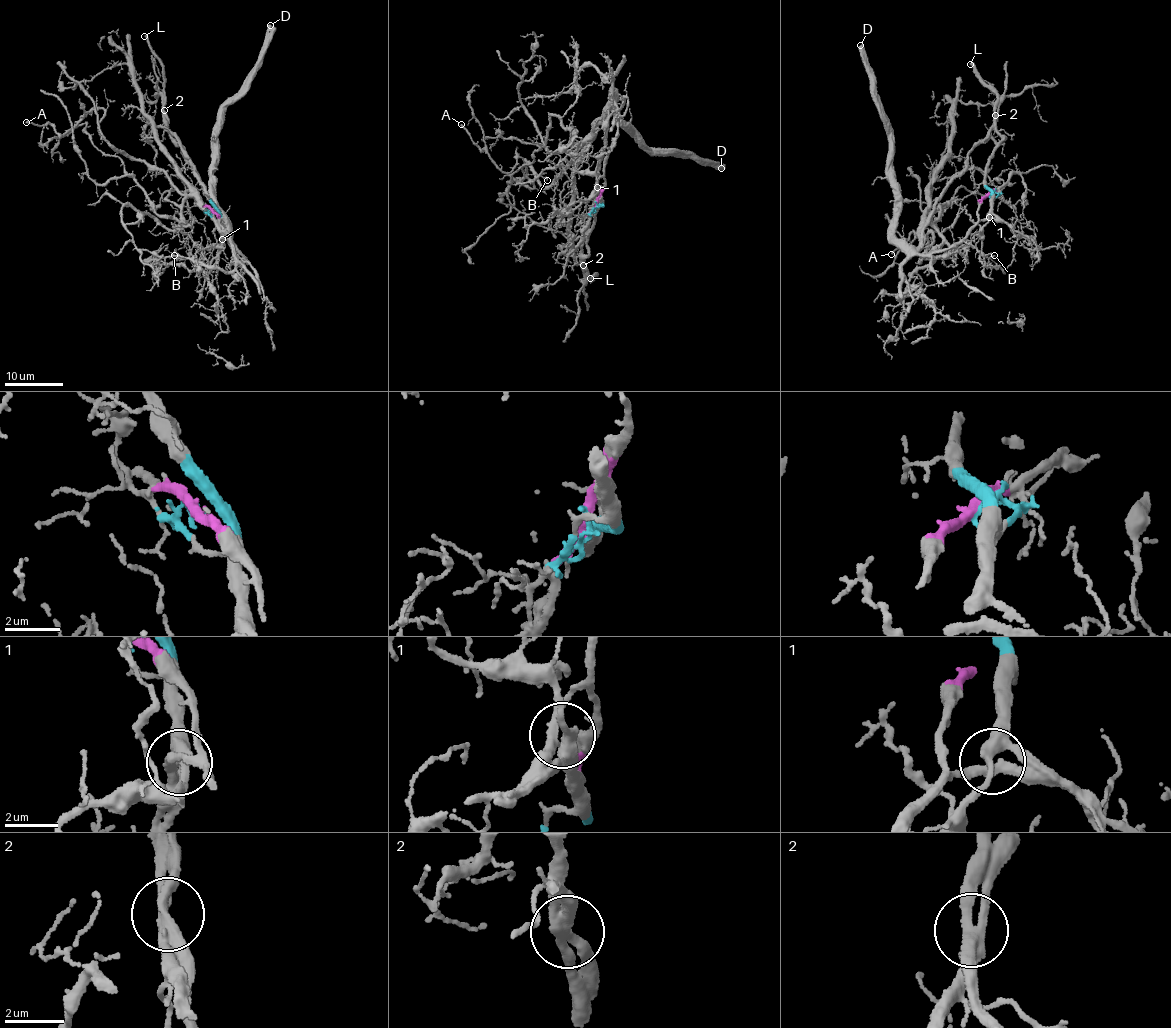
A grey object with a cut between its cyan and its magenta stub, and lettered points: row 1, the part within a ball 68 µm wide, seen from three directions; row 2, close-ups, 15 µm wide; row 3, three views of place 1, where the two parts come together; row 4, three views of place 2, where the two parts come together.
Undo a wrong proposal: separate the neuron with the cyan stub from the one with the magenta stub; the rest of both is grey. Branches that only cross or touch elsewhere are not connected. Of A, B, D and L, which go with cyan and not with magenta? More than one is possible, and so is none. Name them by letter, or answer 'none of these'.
B, L

